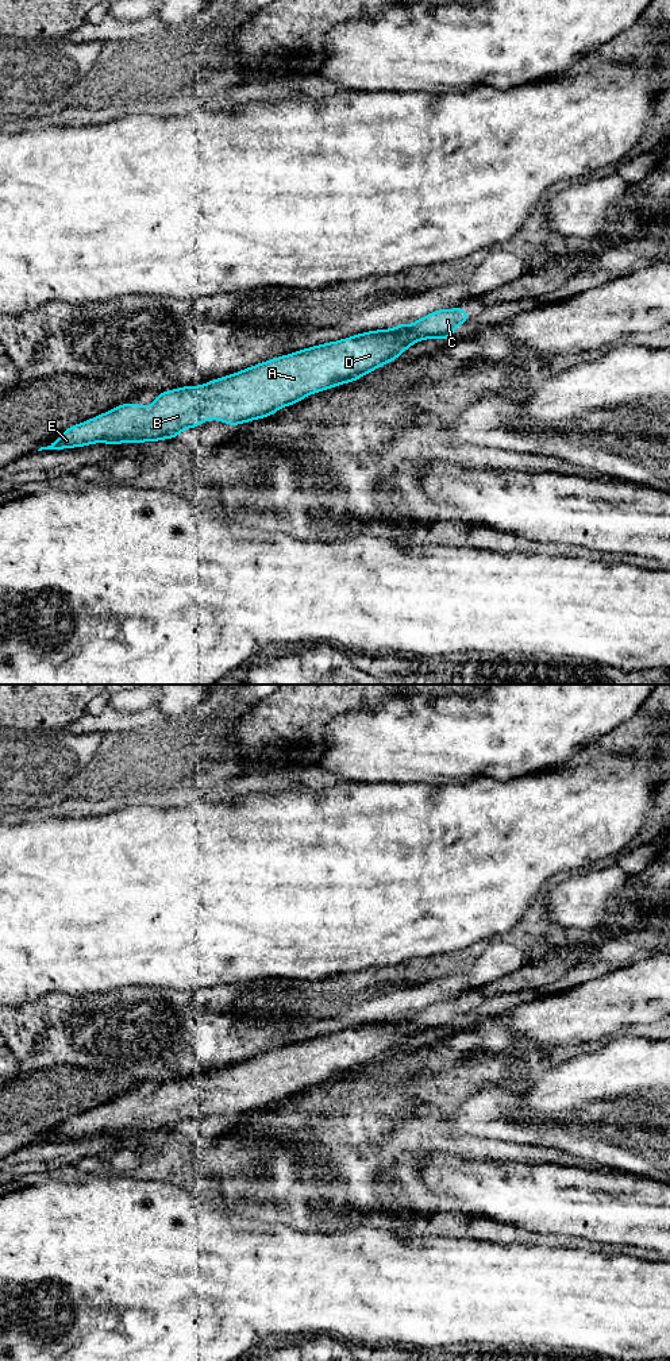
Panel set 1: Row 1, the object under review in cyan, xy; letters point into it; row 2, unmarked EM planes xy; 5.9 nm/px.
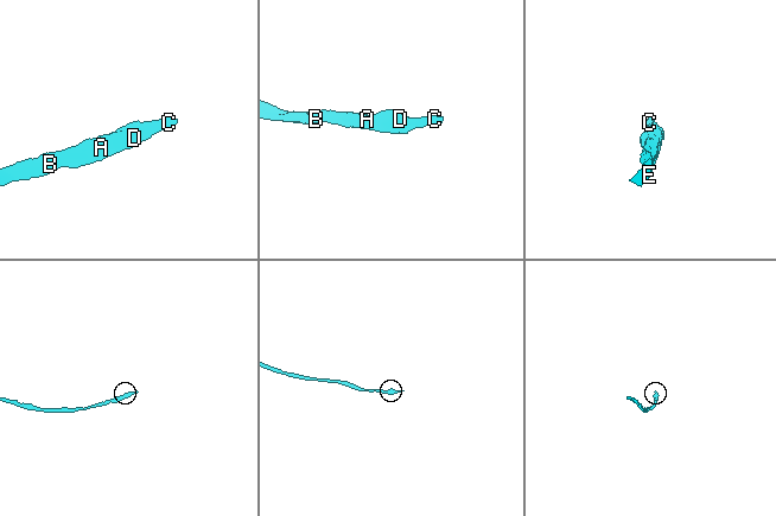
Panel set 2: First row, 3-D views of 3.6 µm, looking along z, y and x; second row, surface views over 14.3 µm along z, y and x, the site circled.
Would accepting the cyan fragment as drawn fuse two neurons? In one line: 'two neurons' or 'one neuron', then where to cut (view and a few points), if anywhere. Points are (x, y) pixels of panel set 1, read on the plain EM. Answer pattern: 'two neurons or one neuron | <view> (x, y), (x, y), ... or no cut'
one neuron | no cut

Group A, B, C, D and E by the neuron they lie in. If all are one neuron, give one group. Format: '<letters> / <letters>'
A B C D E

